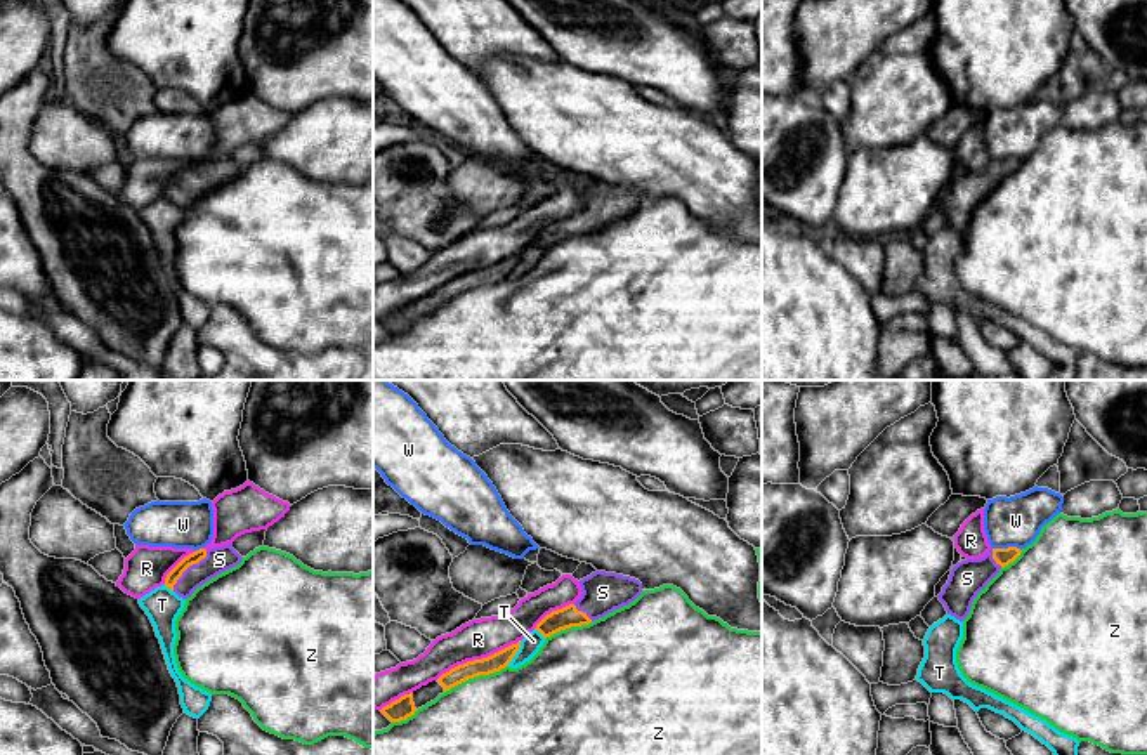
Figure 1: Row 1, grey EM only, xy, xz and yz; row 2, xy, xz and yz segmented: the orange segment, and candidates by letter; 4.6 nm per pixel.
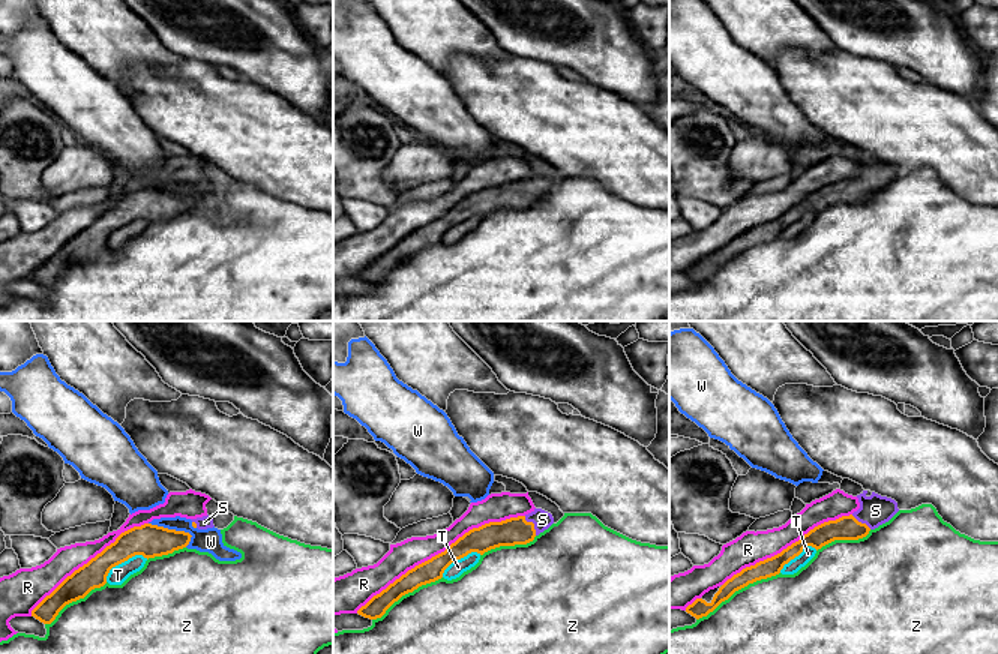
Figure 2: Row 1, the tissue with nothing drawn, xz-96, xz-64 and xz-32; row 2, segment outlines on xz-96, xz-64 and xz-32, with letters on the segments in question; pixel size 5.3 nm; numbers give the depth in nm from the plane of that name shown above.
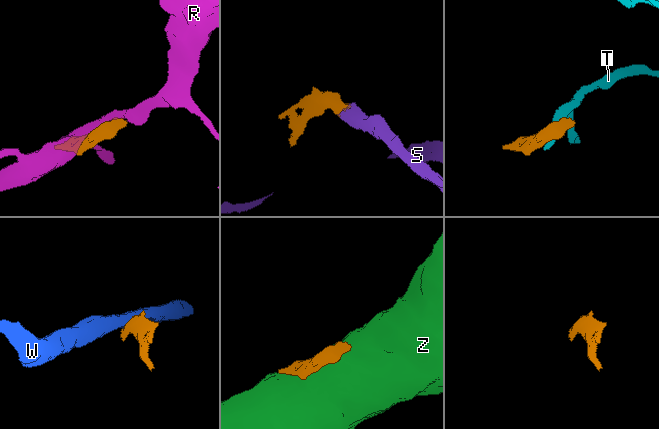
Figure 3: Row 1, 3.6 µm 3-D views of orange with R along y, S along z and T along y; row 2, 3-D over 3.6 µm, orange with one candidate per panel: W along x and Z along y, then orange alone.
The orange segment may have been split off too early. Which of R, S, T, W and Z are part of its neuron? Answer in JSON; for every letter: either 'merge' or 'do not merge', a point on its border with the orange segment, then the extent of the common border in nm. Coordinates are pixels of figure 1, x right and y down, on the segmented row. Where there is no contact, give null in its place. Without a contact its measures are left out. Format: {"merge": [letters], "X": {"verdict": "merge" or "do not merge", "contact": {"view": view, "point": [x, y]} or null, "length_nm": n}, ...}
{"merge": ["S"], "R": {"verdict": "do not merge", "contact": {"view": "xz", "point": [478, 660]}, "length_nm": 440}, "S": {"verdict": "merge", "contact": {"view": "xy", "point": [188, 566]}, "length_nm": 260}, "T": {"verdict": "do not merge", "contact": {"view": "xz", "point": [516, 651]}, "length_nm": 140}, "W": {"verdict": "do not merge", "contact": {"view": "yz", "point": [1009, 547]}, "length_nm": 140}, "Z": {"verdict": "do not merge", "contact": {"view": "xz", "point": [476, 676]}, "length_nm": 320}}

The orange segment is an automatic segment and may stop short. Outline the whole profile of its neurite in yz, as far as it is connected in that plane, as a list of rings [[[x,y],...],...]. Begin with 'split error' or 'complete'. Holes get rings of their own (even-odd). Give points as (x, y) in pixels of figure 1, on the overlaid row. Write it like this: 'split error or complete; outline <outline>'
split error; outline [[[991,548],[980,559],[967,559],[953,566],[947,583],[937,595],[947,614],[963,621],[972,607],[973,599],[986,585],[1020,555],[1020,548]]]

